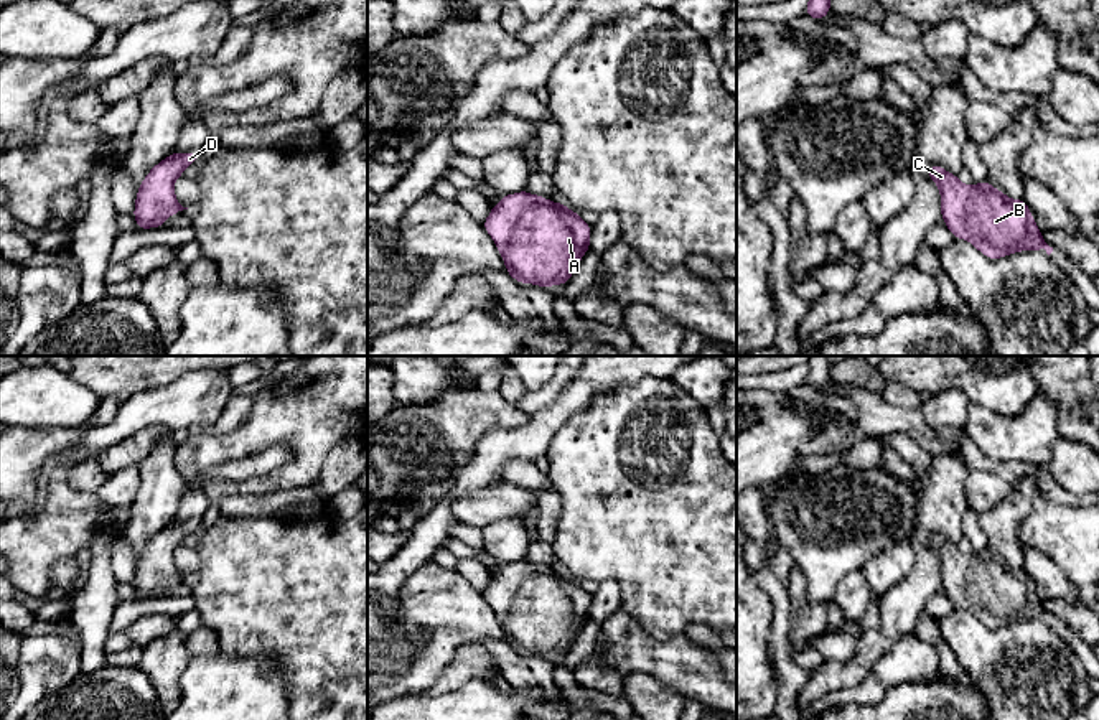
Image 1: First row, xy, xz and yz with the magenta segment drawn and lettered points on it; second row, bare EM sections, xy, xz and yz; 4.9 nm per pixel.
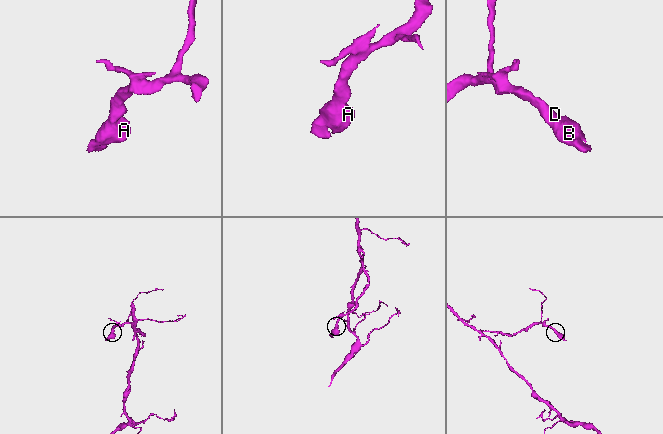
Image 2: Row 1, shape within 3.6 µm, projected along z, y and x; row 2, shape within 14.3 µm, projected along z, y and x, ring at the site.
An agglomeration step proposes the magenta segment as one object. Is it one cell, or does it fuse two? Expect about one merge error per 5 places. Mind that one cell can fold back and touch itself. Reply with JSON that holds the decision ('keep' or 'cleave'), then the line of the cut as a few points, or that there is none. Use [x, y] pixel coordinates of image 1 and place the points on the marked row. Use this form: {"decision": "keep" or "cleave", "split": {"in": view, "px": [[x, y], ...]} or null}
{"decision": "keep", "split": null}

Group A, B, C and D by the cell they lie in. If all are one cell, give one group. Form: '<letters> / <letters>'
A B C D

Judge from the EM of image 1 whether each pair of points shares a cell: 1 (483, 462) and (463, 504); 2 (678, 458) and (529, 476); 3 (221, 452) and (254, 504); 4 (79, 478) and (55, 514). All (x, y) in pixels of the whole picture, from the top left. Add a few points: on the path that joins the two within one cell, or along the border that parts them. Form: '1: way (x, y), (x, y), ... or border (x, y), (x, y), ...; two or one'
1: border (503, 481), (455, 496), (452, 514), (457, 523); two
2: border (546, 473), (554, 486); two
3: border (285, 488), (262, 493), (231, 493), (218, 501); two
4: border (66, 468), (68, 480), (74, 488), (96, 491); two

